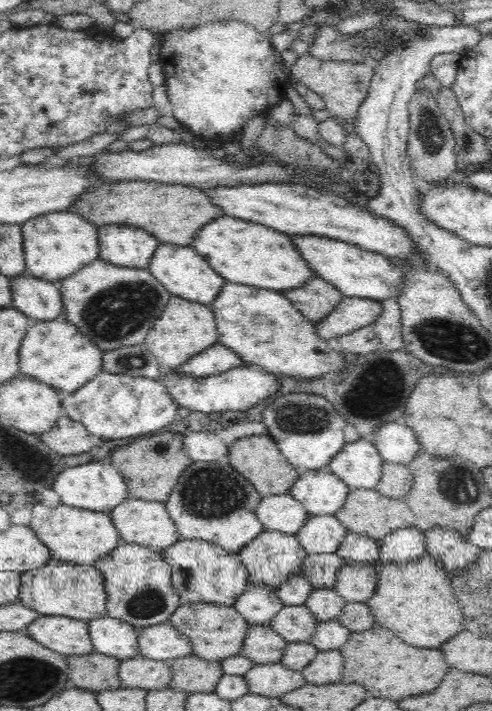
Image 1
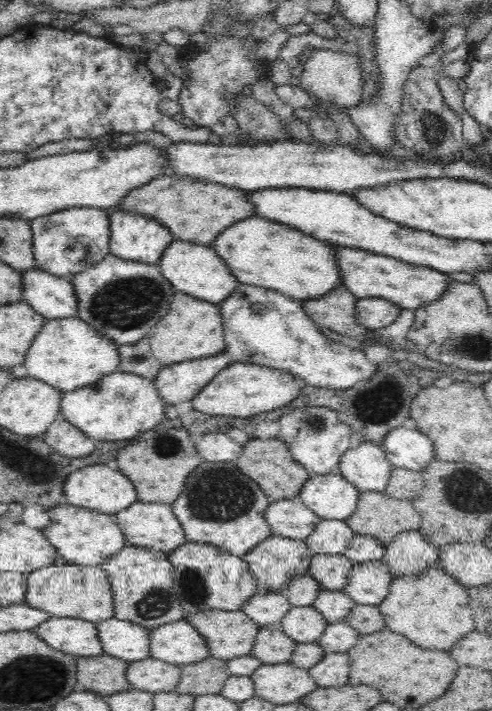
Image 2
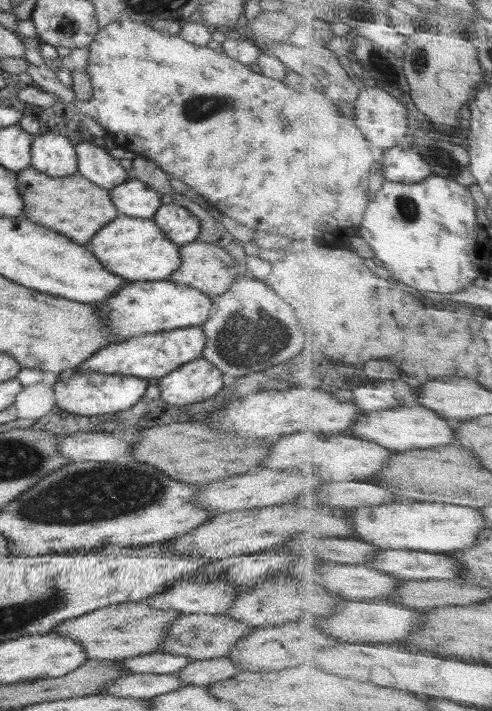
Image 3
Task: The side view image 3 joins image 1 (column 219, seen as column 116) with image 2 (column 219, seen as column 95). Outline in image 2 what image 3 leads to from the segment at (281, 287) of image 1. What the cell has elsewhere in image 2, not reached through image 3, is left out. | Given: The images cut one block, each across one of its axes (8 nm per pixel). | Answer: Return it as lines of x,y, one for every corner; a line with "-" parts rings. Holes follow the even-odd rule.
249,217
230,224
210,246
241,283
274,290
299,302
322,298
342,285
337,245
266,218

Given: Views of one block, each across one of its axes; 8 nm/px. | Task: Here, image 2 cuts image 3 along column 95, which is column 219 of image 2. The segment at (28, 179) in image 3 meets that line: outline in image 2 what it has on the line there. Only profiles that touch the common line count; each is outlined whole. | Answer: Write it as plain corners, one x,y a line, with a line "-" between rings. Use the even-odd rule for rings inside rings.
172,174
158,176
148,184
142,184
140,188
130,190
120,204
116,204
107,212
110,214
114,210
134,212
156,219
172,231
174,238
207,246
210,246
218,238
218,234
230,224
257,216
254,203
250,203
248,191
244,189

